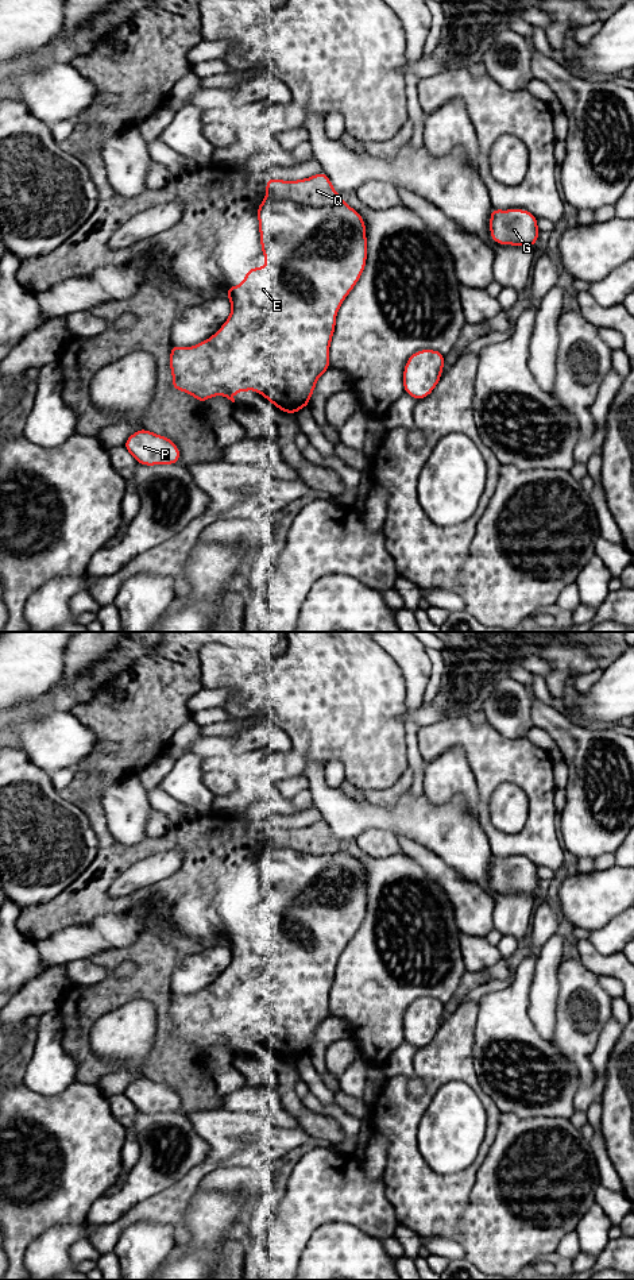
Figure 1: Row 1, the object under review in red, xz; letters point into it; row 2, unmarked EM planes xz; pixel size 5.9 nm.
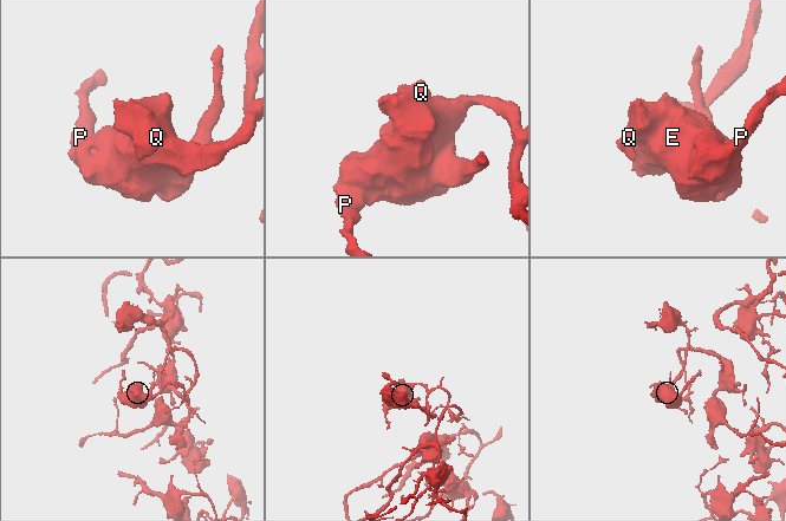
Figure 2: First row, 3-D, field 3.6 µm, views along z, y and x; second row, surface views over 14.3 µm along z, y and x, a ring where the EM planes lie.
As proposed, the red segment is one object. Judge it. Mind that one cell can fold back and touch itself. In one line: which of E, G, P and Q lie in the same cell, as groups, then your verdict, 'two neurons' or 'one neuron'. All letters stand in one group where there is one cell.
E G P / Q | two neurons

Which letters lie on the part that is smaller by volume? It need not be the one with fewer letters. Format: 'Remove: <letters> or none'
Remove: Q

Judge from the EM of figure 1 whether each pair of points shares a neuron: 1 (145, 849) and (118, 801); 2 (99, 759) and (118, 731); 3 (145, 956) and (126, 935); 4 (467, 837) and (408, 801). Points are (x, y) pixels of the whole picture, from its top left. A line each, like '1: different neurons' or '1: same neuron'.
1: different neurons
2: same neuron
3: different neurons
4: same neuron

